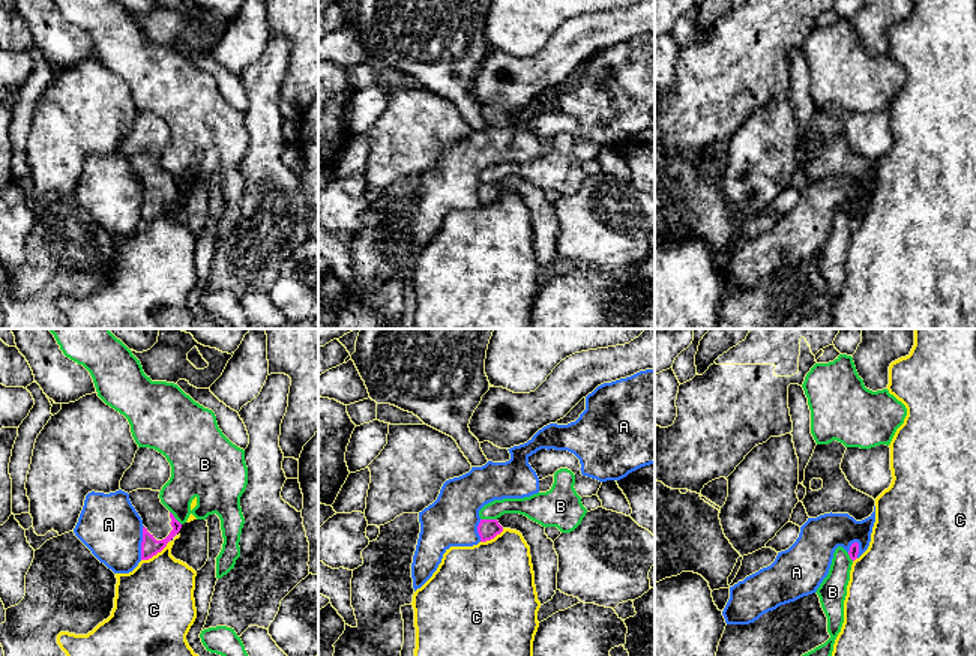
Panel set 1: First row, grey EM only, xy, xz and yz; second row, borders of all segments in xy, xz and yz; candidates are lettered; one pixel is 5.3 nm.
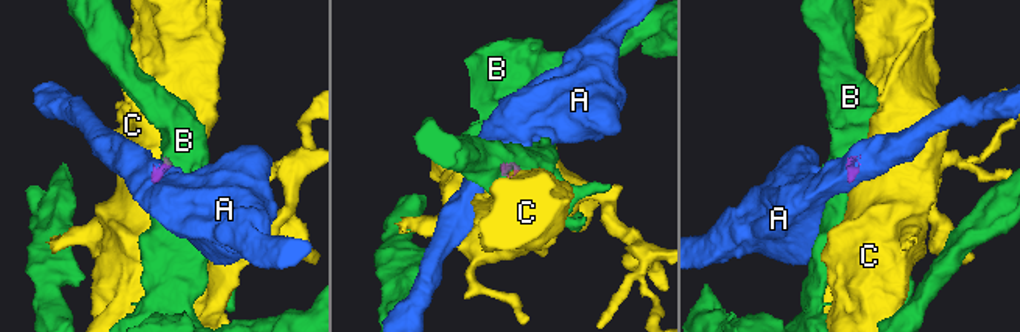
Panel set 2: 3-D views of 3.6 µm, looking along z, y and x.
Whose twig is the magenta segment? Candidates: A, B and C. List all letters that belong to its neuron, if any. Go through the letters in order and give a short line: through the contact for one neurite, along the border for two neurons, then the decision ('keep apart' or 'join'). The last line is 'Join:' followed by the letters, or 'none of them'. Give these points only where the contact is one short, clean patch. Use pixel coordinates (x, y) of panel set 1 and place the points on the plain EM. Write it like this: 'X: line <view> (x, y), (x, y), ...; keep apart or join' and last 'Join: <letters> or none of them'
A: line xy (143, 189), (140, 222); keep apart
B: line xz (481, 182), (496, 183); keep apart
C: line xy (168, 204), (159, 215), (141, 224); keep apart
Join: none of them

